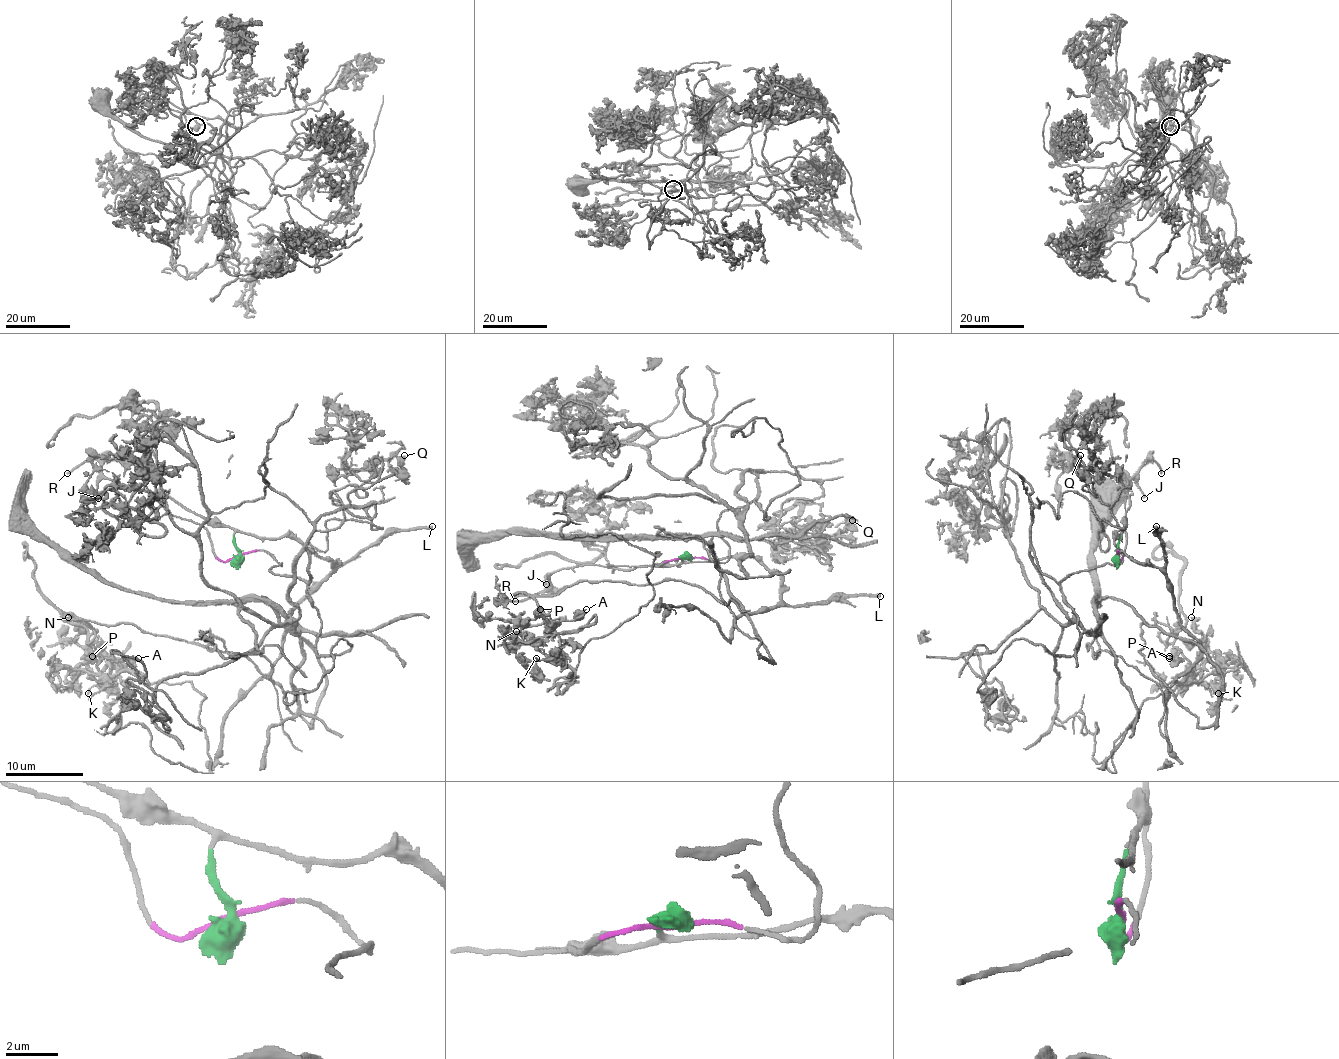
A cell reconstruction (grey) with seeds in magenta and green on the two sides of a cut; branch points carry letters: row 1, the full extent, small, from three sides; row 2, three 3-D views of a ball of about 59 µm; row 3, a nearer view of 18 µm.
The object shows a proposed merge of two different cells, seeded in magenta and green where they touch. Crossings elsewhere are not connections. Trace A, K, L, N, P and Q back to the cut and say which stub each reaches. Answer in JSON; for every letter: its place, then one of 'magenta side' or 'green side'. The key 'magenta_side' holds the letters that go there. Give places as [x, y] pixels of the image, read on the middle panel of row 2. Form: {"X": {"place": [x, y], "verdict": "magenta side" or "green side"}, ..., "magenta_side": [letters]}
{"A": {"place": [586, 609], "verdict": "magenta side"}, "K": {"place": [536, 658], "verdict": "magenta side"}, "L": {"place": [880, 596], "verdict": "green side"}, "N": {"place": [516, 631], "verdict": "magenta side"}, "P": {"place": [540, 609], "verdict": "magenta side"}, "Q": {"place": [852, 520], "verdict": "magenta side"}, "magenta_side": ["A", "K", "N", "P", "Q"]}

